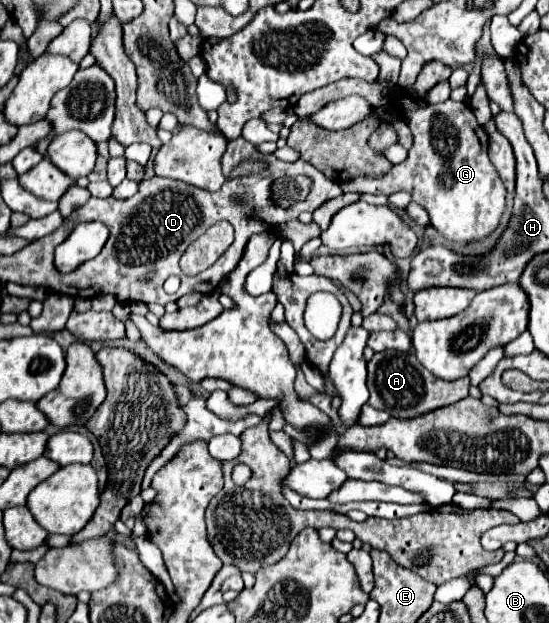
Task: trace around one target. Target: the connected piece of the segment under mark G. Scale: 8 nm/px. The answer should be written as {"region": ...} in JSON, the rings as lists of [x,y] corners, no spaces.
{"region":[[[400,97],[398,103],[410,103],[408,109],[408,127],[414,135],[414,149],[408,151],[406,161],[400,165],[394,165],[384,177],[366,177],[360,175],[356,179],[350,179],[348,183],[342,183],[342,191],[358,191],[358,193],[372,193],[372,195],[392,195],[396,191],[408,191],[412,199],[422,205],[430,215],[430,225],[434,225],[444,237],[452,241],[476,241],[484,239],[488,233],[492,233],[500,221],[500,215],[504,211],[504,195],[506,189],[496,175],[494,165],[488,159],[488,135],[486,131],[476,123],[476,117],[472,109],[466,103],[458,101],[444,101],[438,105],[430,105],[426,101],[416,101],[408,97]]]}

